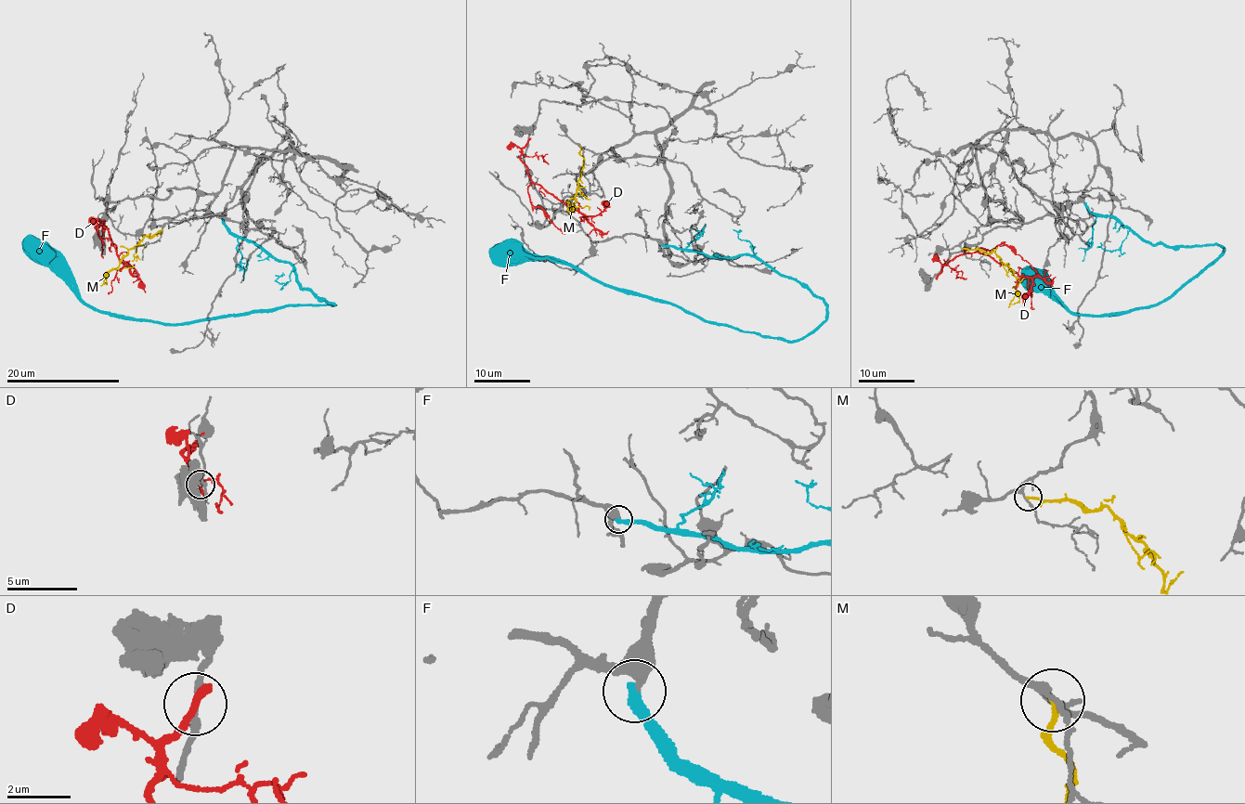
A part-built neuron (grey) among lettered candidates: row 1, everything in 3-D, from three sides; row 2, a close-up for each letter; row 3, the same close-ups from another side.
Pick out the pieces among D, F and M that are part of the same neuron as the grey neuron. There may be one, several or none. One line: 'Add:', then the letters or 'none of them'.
Add: none of them

